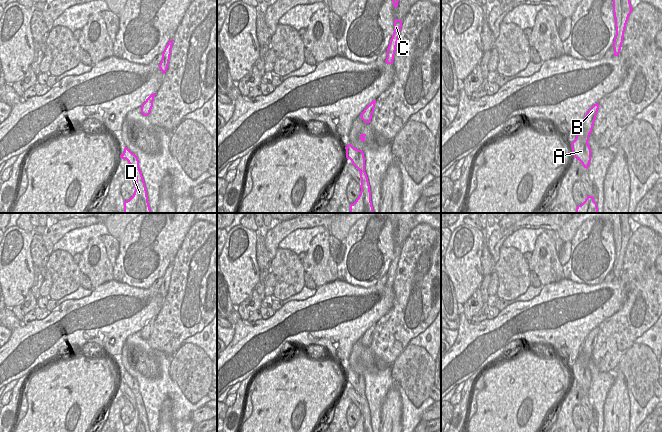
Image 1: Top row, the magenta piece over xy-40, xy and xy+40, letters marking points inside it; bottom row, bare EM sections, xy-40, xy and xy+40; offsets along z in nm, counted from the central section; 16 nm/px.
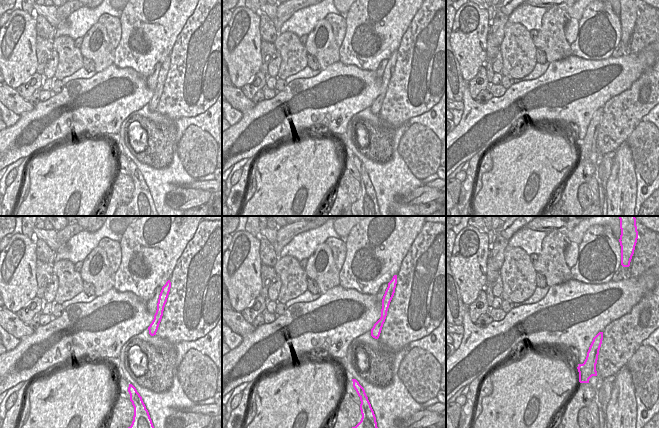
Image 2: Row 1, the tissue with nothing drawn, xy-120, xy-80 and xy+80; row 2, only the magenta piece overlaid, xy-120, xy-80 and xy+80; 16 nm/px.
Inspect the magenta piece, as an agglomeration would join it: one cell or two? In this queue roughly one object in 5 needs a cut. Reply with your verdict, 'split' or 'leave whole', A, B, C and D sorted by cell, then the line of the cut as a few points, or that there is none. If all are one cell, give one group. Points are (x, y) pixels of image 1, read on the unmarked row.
leave whole; groups A B C D; cut none

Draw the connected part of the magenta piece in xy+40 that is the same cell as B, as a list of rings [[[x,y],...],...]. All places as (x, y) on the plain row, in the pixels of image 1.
[[[596,327],[587,335],[581,346],[578,358],[576,359],[575,364],[571,367],[573,380],[582,387],[584,392],[587,393],[591,385],[591,372],[588,365],[596,344],[598,333],[599,327]]]

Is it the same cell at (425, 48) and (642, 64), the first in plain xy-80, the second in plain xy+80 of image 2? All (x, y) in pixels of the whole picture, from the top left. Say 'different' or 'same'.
different

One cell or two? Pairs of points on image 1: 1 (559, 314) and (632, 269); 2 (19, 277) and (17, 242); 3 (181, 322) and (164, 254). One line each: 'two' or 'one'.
1: two
2: one
3: two

